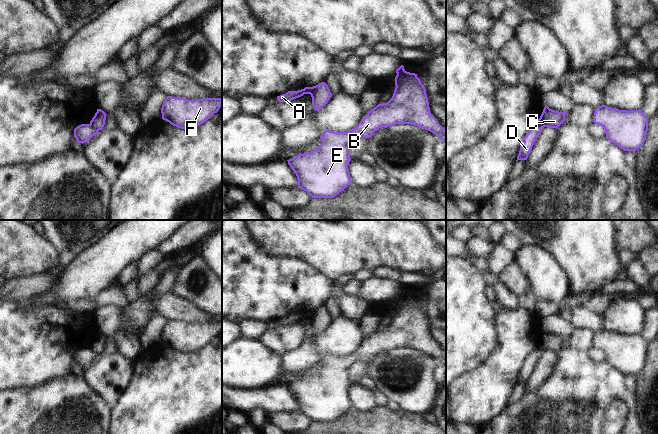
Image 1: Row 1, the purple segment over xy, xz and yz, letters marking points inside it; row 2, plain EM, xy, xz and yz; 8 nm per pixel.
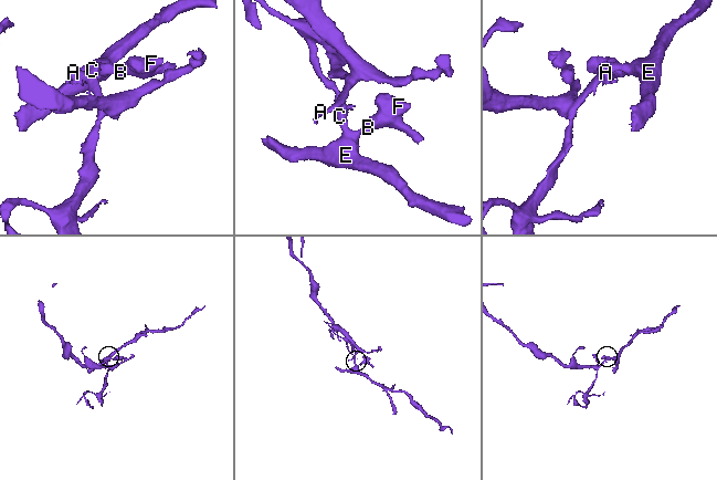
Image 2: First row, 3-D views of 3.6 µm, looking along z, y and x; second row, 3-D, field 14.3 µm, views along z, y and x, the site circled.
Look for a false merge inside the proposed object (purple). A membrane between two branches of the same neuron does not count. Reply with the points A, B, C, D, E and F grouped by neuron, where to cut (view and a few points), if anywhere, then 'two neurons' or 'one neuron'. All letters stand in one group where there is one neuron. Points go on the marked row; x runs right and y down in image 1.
A D / B C E F; cut in xz along (315, 86), (315, 89), (310, 94); two neurons

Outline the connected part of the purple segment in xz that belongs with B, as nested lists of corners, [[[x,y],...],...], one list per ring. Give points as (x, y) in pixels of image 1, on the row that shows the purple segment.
[[[401,65],[396,70],[395,90],[392,98],[383,104],[378,104],[363,116],[360,123],[347,132],[326,130],[320,138],[322,144],[310,153],[300,154],[288,161],[298,179],[298,187],[306,191],[312,198],[333,198],[352,184],[348,165],[351,161],[349,144],[357,136],[370,138],[380,127],[396,124],[411,124],[435,134],[439,140],[446,141],[446,129],[431,114],[426,89],[417,74],[407,72]]]

